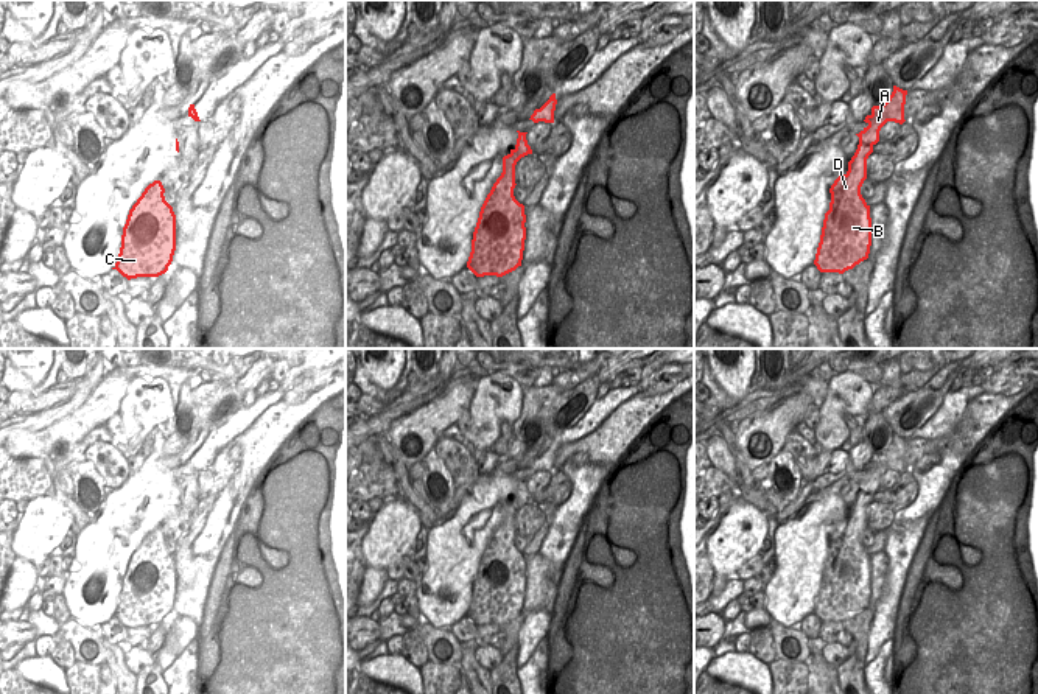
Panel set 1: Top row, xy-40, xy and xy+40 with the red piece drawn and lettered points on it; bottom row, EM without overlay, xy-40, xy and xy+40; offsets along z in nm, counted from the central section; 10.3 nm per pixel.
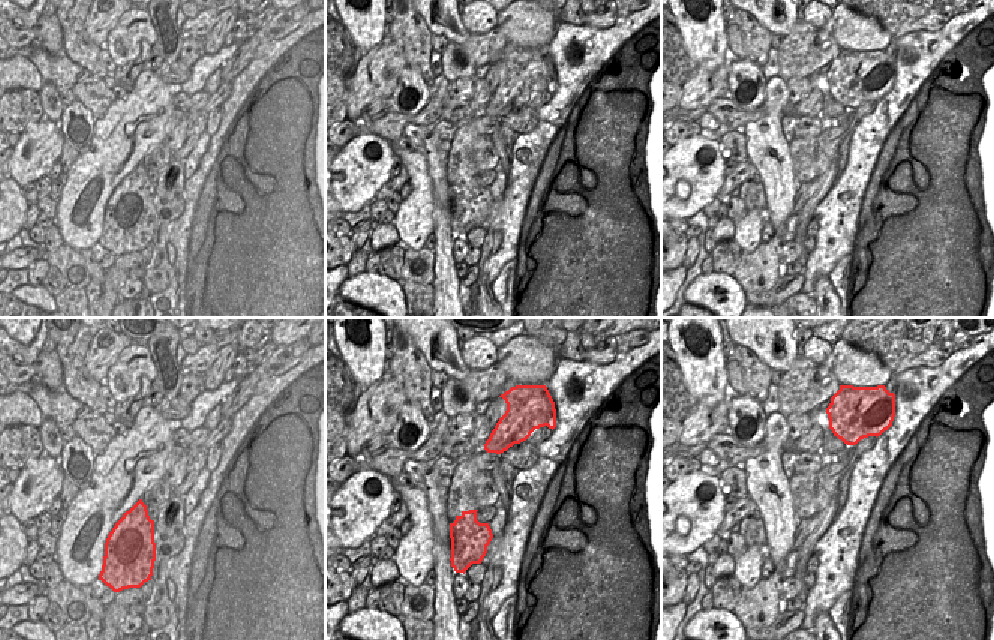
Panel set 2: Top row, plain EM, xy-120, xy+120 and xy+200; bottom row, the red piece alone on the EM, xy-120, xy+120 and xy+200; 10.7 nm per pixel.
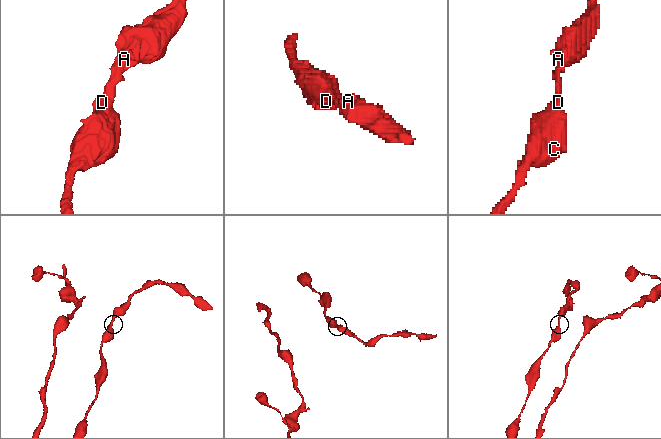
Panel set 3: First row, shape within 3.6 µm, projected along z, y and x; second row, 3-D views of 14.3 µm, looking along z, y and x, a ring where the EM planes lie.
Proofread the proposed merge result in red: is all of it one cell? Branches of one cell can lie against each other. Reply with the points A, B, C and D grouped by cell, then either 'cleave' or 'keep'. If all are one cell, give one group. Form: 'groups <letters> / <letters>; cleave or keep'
groups A B C D; keep

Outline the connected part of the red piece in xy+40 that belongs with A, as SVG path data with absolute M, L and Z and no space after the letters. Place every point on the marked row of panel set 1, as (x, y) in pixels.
M893 86L889 100L873 106L865 117L868 124L859 134L859 145L848 162L848 171L840 174L829 188L831 202L825 213L820 243L814 265L820 272L843 274L868 258L871 246L870 205L861 195L867 179L867 159L879 142L879 131L887 121L903 124L907 90Z

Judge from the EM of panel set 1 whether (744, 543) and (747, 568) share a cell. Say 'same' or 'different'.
different

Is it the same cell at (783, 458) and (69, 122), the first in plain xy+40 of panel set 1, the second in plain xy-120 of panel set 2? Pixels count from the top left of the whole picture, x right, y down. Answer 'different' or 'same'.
same

